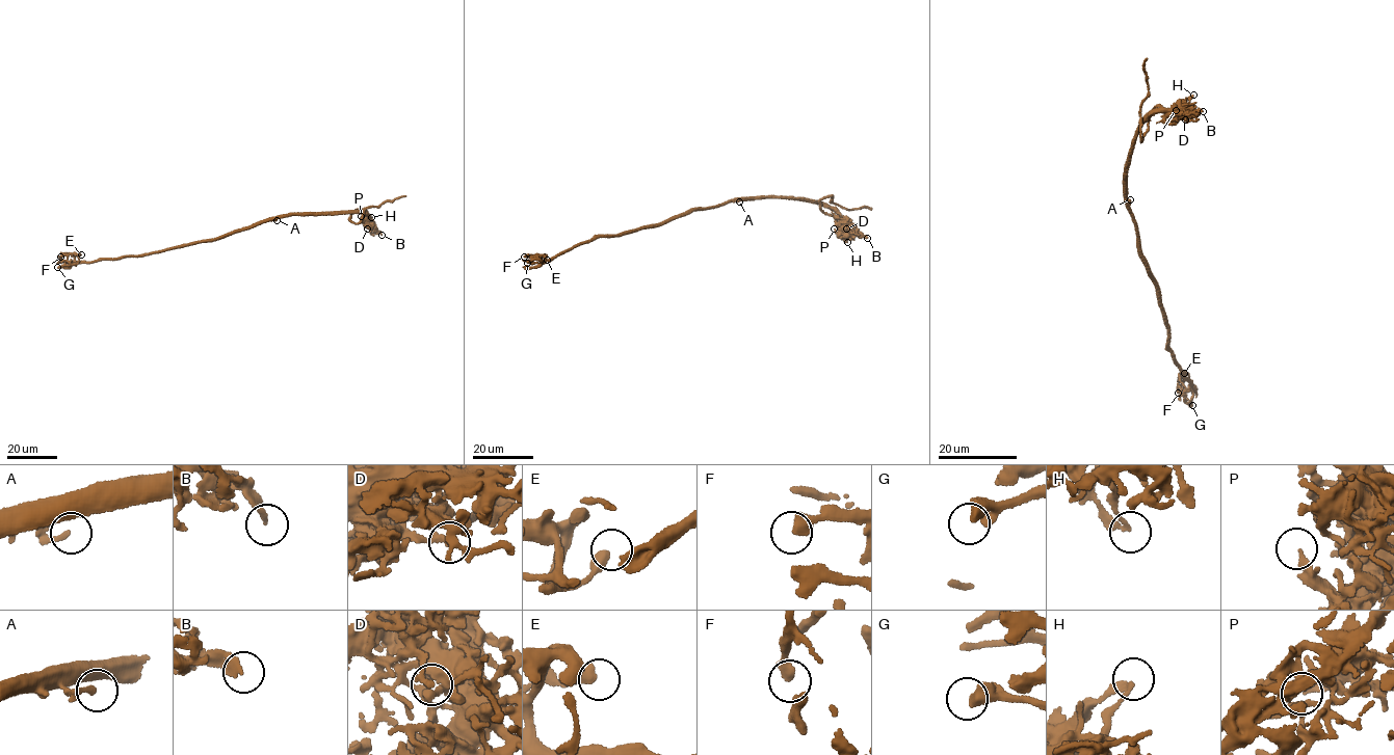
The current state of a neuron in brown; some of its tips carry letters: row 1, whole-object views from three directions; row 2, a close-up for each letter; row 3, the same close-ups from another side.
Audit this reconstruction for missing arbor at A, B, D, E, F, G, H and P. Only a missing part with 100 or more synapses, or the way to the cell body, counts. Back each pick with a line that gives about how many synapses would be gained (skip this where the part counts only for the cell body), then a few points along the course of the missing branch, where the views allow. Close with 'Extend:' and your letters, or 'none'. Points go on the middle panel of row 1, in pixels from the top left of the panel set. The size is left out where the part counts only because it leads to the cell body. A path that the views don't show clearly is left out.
Extend: none

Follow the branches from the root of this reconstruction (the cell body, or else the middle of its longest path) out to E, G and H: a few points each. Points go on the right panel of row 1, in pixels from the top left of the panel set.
E: (1131, 213), (1138, 252), (1155, 284), (1167, 329), (1167, 348), (1181, 373), (1191, 382), (1184, 373)
G: (1131, 213), (1138, 252), (1155, 284), (1167, 329), (1167, 348), (1189, 383), (1192, 405)
H: (1131, 213), (1125, 178), (1136, 134), (1149, 116), (1159, 111), (1171, 113), (1193, 95)

